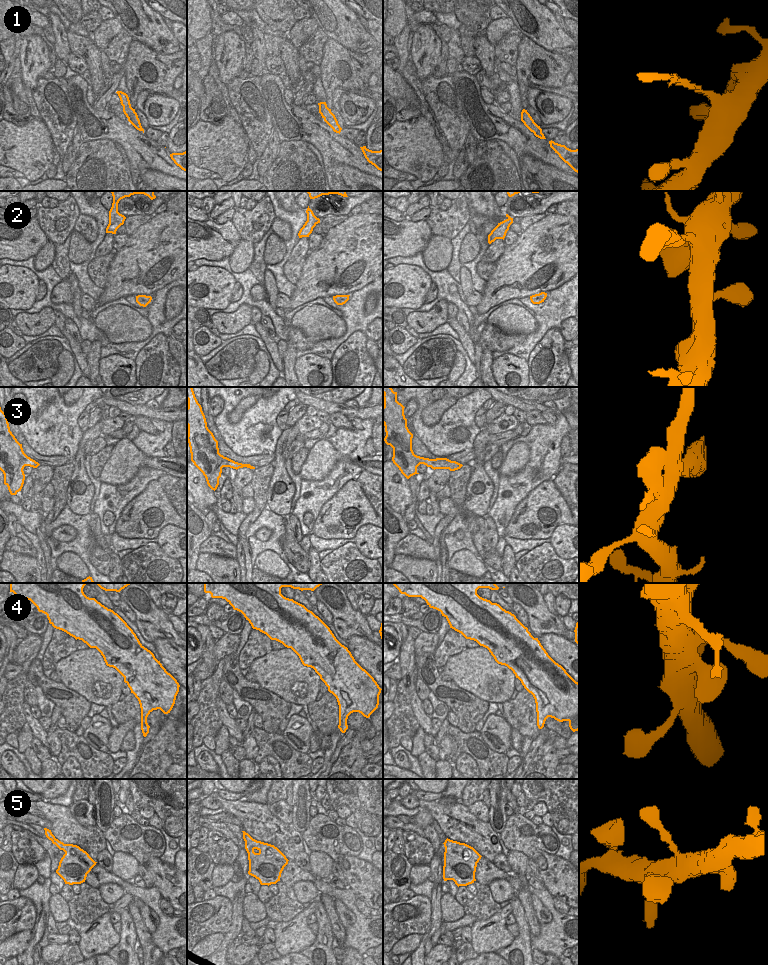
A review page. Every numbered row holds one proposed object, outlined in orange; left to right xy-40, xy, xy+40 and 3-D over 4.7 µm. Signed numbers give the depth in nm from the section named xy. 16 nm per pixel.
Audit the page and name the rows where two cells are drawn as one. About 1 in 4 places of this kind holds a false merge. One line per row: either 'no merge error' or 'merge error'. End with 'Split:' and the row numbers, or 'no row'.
1: merge error
2: no merge error
3: no merge error
4: no merge error
5: no merge error
Split: 1

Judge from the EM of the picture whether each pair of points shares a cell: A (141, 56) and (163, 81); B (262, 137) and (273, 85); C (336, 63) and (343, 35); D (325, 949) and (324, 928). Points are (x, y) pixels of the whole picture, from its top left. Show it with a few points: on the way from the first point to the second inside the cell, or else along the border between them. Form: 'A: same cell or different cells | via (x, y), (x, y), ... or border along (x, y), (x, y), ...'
A: same cell | via (148, 60), (157, 67), (159, 74)
B: different cells | border along (261, 88), (273, 125)
C: different cells | border along (329, 37), (353, 51)
D: same cell | via (324, 944), (323, 933)

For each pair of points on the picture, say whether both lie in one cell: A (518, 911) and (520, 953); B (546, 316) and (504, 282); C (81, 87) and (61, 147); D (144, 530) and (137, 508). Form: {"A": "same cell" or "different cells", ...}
{"A": "same cell", "B": "different cells", "C": "different cells", "D": "same cell"}

